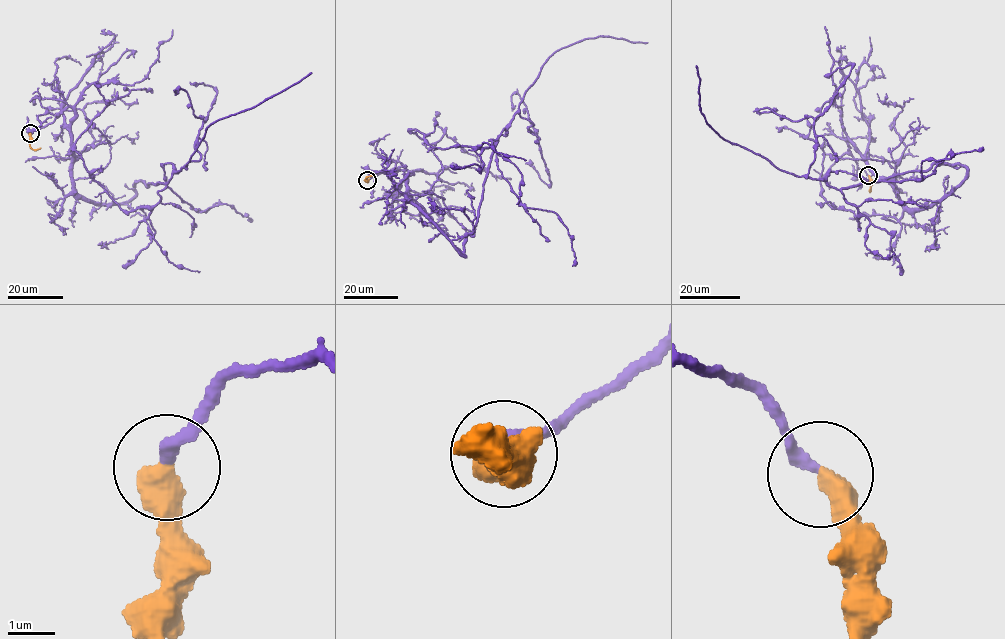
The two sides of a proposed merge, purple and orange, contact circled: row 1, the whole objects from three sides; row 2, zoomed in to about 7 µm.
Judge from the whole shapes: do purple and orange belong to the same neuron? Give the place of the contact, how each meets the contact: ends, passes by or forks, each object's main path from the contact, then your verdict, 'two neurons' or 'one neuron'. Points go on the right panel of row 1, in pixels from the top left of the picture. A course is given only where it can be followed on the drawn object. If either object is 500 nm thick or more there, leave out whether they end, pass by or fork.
(868, 175) | purple via (868, 175), (847, 140), (909, 208), (966, 169), (844, 188), (859, 228), (821, 196), (808, 137), (842, 96) | orange via (868, 176), (869, 191), (870, 187) | one neuron

